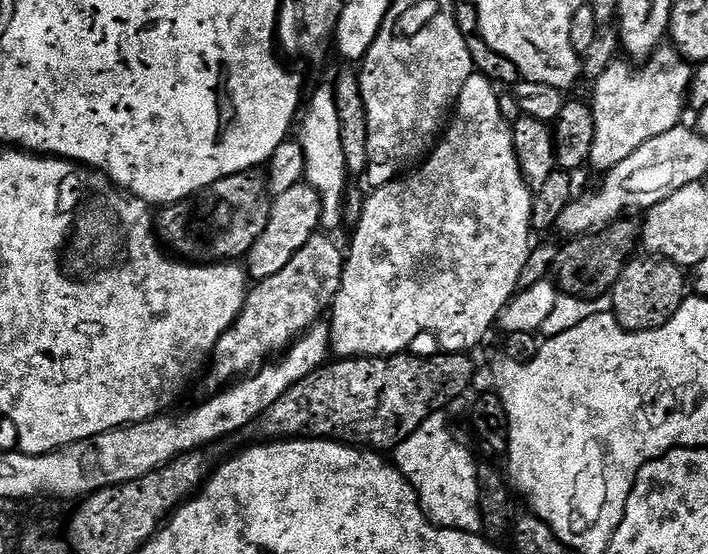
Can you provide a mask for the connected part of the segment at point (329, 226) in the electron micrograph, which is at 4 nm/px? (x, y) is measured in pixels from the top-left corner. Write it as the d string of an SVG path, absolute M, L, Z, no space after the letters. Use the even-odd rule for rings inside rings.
M331 87L320 88L312 96L312 101L307 101L306 111L303 113L300 124L298 141L305 160L304 180L319 194L320 198L320 228L328 234L339 228L344 222L344 188L348 173L343 158L342 142L338 125L335 94ZM308 108L308 113L307 112ZM304 120L304 122L303 122Z

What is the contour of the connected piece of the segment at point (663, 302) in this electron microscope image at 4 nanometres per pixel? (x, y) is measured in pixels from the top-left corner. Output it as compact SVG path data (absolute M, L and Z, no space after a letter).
M636 258L625 264L610 293L610 311L616 323L626 332L648 332L662 327L686 299L685 273L678 265L659 258L643 259Z

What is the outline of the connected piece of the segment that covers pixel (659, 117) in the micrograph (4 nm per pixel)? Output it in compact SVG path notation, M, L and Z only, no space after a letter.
M662 46L645 63L631 70L631 63L624 58L612 61L604 70L597 73L594 94L590 99L592 112L592 148L588 152L591 167L611 170L618 162L630 158L634 150L641 148L646 142L666 134L681 123L684 111L684 93L688 90L692 70L691 67L670 46Z

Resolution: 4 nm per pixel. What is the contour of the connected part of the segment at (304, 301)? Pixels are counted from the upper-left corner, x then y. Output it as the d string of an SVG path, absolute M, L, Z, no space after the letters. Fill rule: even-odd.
M317 234L306 242L306 246L302 246L302 250L298 250L298 254L294 254L282 271L268 280L259 281L245 298L239 318L216 343L214 364L216 360L217 378L228 382L251 373L257 365L271 357L268 356L271 352L287 349L297 337L317 323L321 319L320 307L324 303L325 307L340 289L345 259L342 248L340 252L332 238Z

